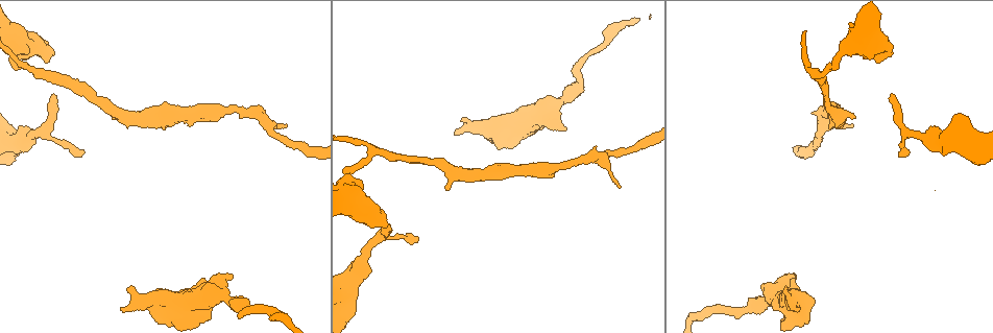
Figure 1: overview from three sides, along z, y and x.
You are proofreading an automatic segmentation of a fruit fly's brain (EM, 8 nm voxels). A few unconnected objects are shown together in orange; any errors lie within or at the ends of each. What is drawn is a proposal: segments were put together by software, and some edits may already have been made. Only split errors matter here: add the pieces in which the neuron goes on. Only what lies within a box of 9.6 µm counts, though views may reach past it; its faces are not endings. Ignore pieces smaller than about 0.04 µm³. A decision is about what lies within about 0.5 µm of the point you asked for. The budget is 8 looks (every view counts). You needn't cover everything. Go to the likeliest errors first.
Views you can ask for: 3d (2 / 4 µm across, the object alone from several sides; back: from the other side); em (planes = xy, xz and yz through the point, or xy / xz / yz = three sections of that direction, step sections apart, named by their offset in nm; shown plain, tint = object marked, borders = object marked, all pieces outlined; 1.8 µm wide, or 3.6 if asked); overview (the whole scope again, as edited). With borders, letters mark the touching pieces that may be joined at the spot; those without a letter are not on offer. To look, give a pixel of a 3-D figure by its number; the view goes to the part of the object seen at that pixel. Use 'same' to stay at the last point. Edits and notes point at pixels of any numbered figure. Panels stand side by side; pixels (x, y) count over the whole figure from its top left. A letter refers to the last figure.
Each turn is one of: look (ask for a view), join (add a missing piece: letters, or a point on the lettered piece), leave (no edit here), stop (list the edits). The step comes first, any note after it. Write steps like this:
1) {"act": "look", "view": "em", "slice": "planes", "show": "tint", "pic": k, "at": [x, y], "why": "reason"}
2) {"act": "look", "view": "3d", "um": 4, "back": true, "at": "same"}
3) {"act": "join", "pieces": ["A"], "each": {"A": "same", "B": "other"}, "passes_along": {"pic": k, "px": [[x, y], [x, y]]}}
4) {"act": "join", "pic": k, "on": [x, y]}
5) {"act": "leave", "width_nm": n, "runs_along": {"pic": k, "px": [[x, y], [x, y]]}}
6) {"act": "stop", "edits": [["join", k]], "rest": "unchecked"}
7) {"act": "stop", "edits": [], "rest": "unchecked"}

{"act": "look", "view": "em", "slice": "yz", "step": 4, "show": "tint", "pic": 1, "at": [388, 226], "why": "an open end"}

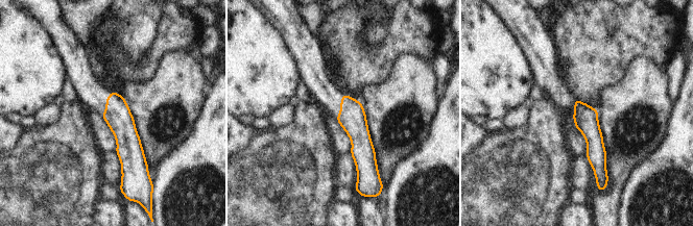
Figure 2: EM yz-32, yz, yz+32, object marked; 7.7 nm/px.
{"act": "look", "view": "em", "slice": "planes", "show": "tint", "at": "same"}

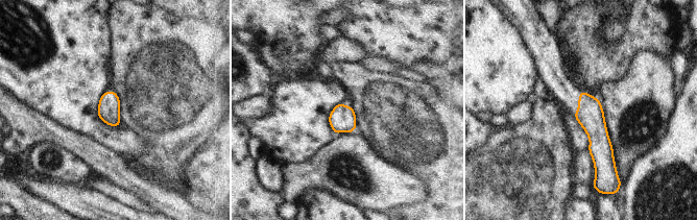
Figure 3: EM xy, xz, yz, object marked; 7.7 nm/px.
{"act": "look", "view": "em", "slice": "planes", "show": "borders", "at": "same"}

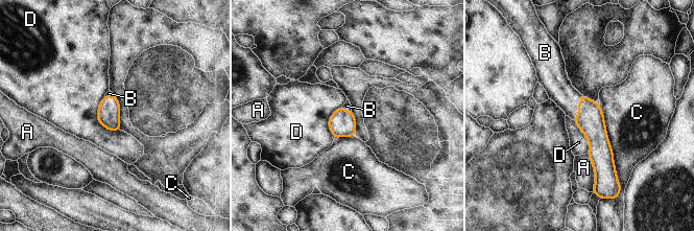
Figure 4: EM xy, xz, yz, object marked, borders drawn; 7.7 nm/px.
{"act": "join", "pieces": ["B"], "longest_contact_nm": ["C", 600], "each": {"A": "other", "B": "same", "C": "other", "D": "other"}, "passes_along": {"pic": 4, "px": [[590, 119], [578, 108], [558, 87]]}, "found": "it goes on there"}

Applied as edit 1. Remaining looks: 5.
{"act": "look", "view": "overview", "why": "see it whole again"}

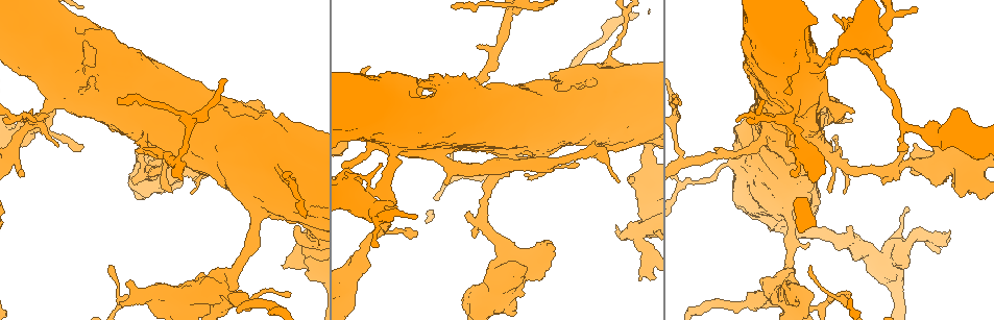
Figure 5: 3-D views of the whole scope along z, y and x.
{"act": "look", "view": "em", "slice": "planes", "show": "tint", "pic": 5, "at": [129, 281], "why": "branch stops here"}

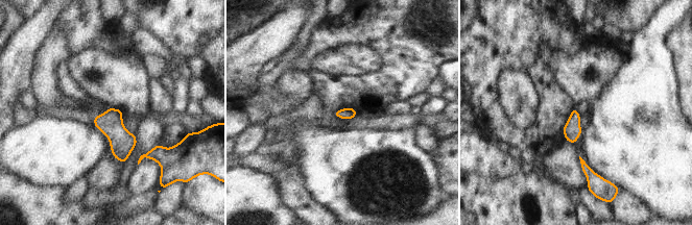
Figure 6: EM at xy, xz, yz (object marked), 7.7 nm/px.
{"act": "look", "view": "em", "slice": "planes", "show": "borders", "at": "same", "why": "what lies round it"}

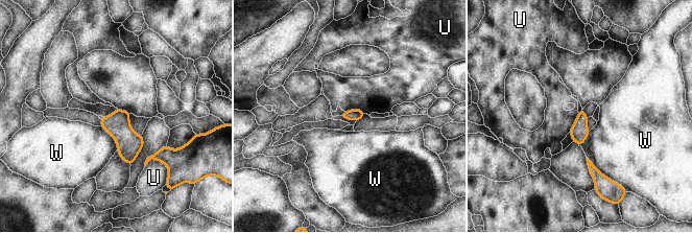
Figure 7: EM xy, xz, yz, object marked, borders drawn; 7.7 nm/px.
{"act": "leave", "each": {"U": "other", "W": "other"}, "border": {"pic": 7, "px": [[145, 165], [153, 158], [167, 167]]}, "found": "no lettered piece goes on from it"}

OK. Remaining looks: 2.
{"act": "stop", "edits": [["join", 4]], "rest": "unchecked"}

